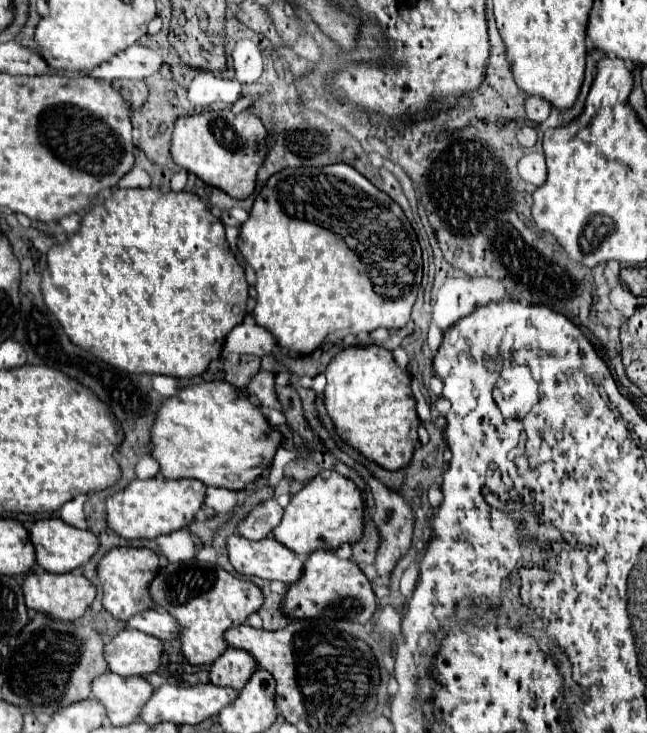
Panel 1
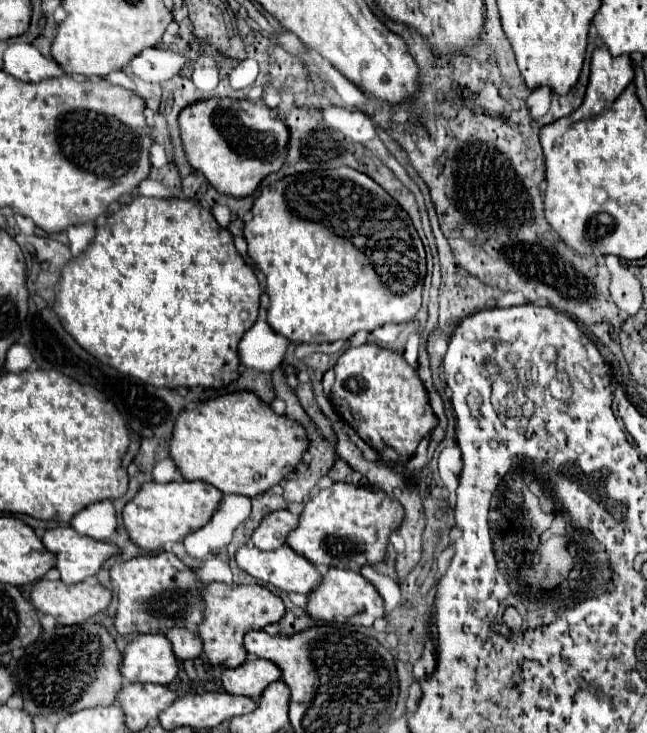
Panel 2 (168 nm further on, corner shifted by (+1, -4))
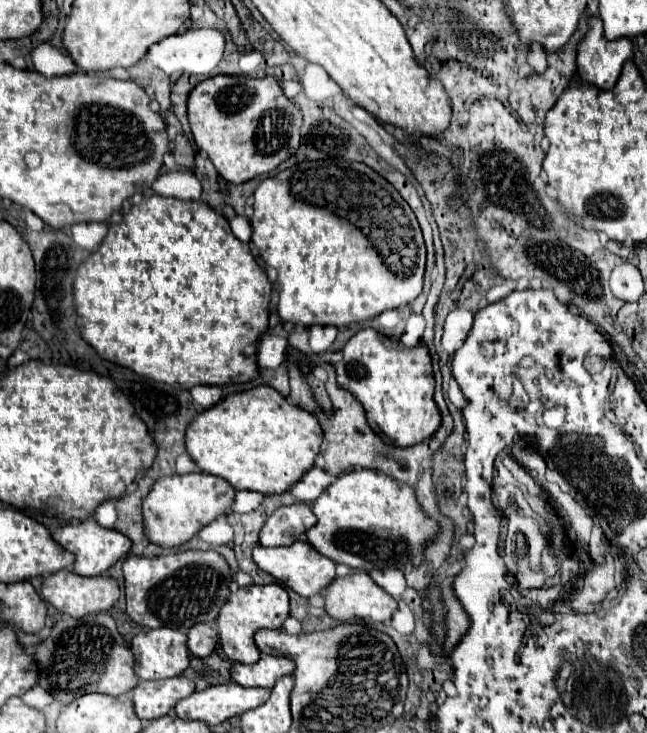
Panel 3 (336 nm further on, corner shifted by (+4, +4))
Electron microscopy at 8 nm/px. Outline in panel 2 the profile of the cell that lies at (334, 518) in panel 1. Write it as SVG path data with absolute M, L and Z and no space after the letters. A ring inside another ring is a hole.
M338 481L304 503L298 527L290 531L286 543L314 565L346 567L352 559L358 565L374 565L386 557L388 537L396 531L400 519L400 503L388 499L382 491Z

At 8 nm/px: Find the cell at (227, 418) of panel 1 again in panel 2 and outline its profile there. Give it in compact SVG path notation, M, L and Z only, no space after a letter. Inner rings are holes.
M234 391L218 397L210 397L198 403L194 409L184 409L176 417L172 439L170 439L170 459L186 481L204 481L214 485L222 493L236 493L246 497L256 497L272 485L278 485L294 467L302 461L302 453L308 447L304 429L290 419L276 415L270 405L260 401L250 391Z

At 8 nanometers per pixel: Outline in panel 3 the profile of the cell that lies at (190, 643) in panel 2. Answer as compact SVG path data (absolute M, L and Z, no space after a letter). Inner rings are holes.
M199 623L189 631L187 647L189 647L191 655L195 655L195 657L209 657L217 647L217 639L219 639L219 633L215 627Z

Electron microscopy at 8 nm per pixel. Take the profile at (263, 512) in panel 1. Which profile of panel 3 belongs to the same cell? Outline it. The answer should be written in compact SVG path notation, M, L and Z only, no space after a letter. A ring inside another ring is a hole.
M305 503L279 507L263 525L259 541L263 547L281 547L281 545L293 545L297 539L305 535L309 527L317 523L317 517L313 517L313 511Z

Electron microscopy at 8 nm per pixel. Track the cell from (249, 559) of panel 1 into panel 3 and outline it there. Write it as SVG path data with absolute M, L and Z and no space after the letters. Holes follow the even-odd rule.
M297 541L297 543L293 543L293 545L289 545L289 547L275 547L275 549L271 549L271 547L257 547L257 551L253 551L253 559L255 559L255 563L263 569L263 571L267 571L267 573L271 573L275 579L279 579L285 587L289 587L289 589L293 589L297 595L301 595L301 597L313 597L313 595L321 595L323 591L325 591L325 587L337 577L337 573L335 573L335 561L331 561L331 559L327 559L327 557L323 557L321 553L317 553L309 543L305 543L305 541Z

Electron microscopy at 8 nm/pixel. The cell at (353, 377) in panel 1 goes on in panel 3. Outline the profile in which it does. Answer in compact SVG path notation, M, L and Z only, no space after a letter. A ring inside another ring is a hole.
M363 329L355 333L345 349L343 361L335 365L337 383L349 389L365 407L367 421L377 425L379 433L399 447L417 445L431 437L441 425L441 413L433 401L433 367L429 349L415 345L407 349L397 337L381 335L375 329Z

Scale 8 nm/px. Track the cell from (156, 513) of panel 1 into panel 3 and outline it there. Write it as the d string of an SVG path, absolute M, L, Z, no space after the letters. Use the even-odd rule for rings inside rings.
M207 473L163 477L153 485L143 503L145 533L153 543L159 543L163 547L181 547L183 543L191 541L205 525L215 521L219 515L231 511L233 501L235 489L229 481L221 477Z

